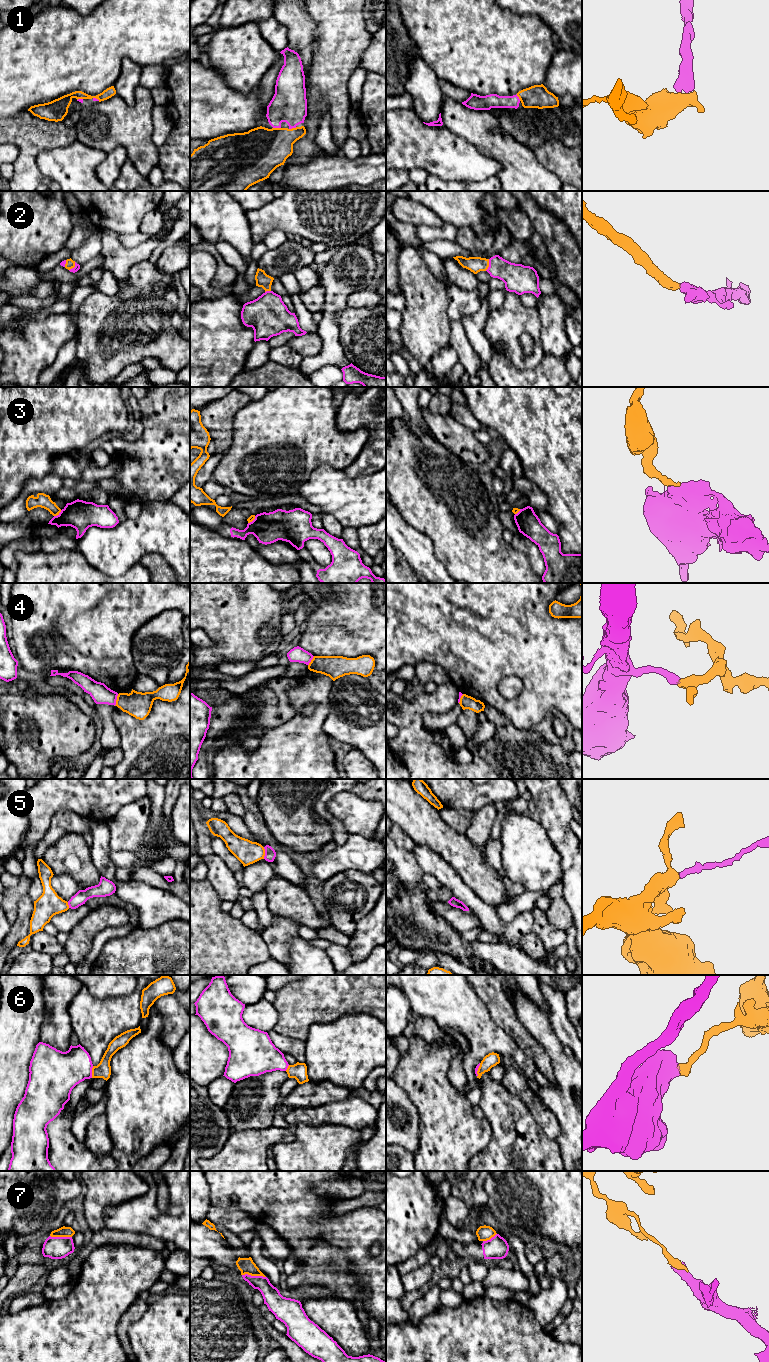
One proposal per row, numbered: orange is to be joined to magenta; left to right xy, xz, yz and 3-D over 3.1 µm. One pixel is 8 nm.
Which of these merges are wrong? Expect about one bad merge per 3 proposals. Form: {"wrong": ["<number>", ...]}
{"wrong": ["3", "4", "5", "6", "7"]}

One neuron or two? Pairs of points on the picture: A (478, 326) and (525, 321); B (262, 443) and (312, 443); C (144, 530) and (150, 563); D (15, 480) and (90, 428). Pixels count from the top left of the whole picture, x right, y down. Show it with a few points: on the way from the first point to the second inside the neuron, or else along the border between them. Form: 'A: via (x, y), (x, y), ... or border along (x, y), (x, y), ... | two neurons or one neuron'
A: border along (489, 311), (484, 326), (484, 335), (492, 347) | two neurons
B: via (274, 443), (300, 442) | one neuron
C: border along (139, 560), (146, 554), (158, 553), (169, 565) | two neurons
D: via (33, 461), (66, 428), (71, 428) | one neuron

